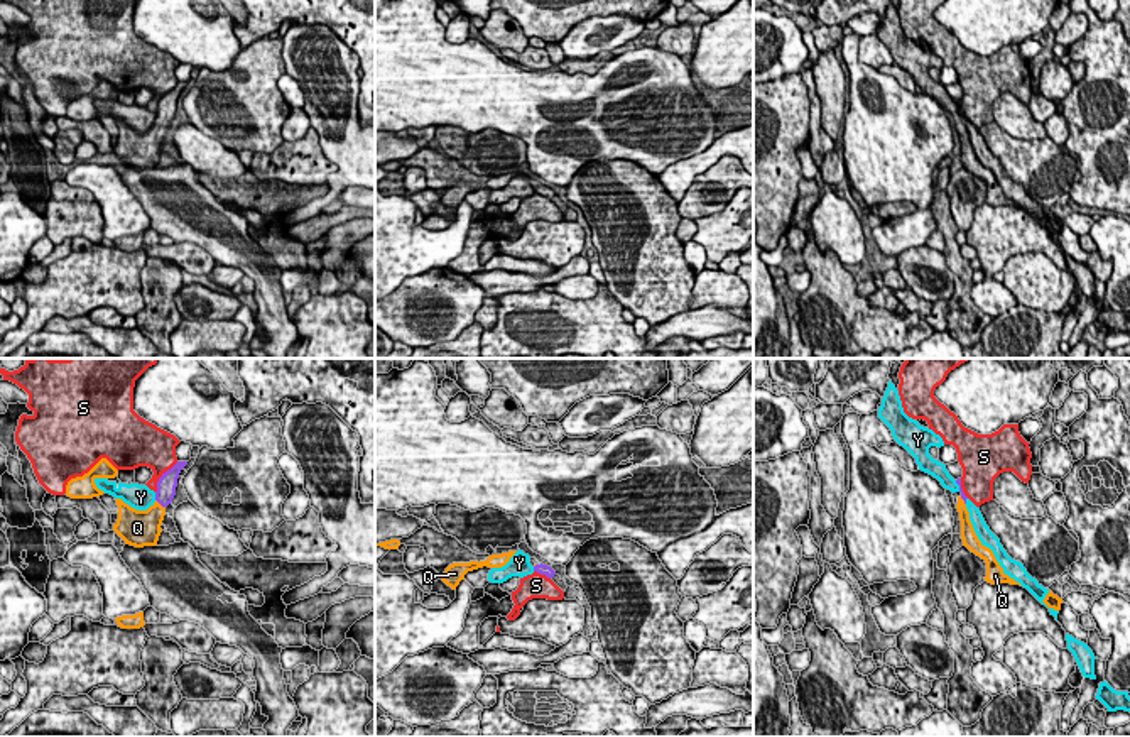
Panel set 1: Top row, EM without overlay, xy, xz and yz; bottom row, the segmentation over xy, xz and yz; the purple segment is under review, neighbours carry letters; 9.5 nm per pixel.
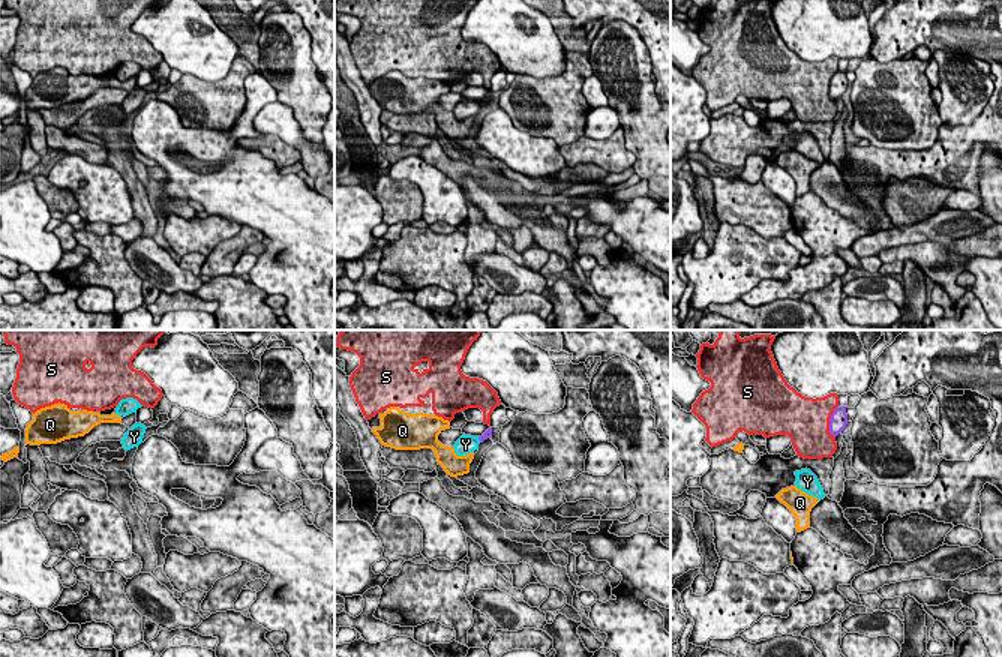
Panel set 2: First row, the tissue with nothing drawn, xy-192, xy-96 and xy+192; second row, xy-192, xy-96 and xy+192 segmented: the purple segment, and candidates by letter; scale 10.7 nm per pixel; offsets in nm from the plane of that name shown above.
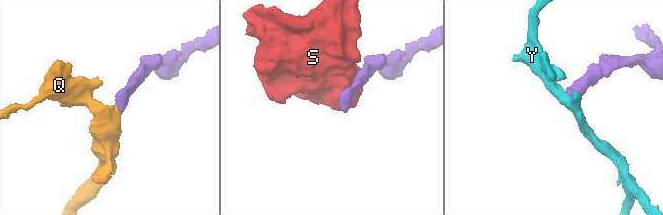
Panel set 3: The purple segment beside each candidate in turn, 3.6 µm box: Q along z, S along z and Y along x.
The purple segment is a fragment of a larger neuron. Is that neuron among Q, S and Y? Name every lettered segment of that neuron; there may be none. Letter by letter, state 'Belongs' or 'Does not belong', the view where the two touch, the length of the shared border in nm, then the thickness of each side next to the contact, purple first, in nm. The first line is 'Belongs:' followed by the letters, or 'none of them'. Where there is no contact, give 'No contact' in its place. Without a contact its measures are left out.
Belongs: Q
Q: Belongs. Touches purple in xy. Shared border 130 nm. Thickness 190 nm (purple) against 280 nm
S: Does not belong. Touches purple in xy. Shared border 380 nm. Thickness 190 nm (purple) against 340 nm
Y: Does not belong. Touches purple in xy. Shared border 80 nm. Thickness 190 nm (purple) against 240 nm

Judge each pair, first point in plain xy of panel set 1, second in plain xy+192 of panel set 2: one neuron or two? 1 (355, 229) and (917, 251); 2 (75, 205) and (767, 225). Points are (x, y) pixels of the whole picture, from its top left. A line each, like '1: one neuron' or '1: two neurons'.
1: two neurons
2: one neuron

